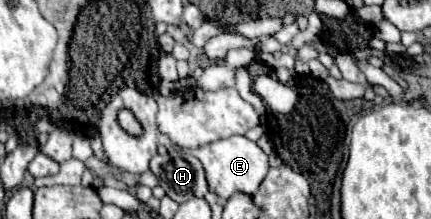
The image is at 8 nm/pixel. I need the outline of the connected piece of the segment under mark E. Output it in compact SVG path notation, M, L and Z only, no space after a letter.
M233 135L229 139L221 139L221 141L203 145L199 149L191 149L191 151L205 167L209 191L221 199L229 199L233 193L255 195L255 191L259 189L259 185L269 169L267 155L261 151L261 147L243 135Z

